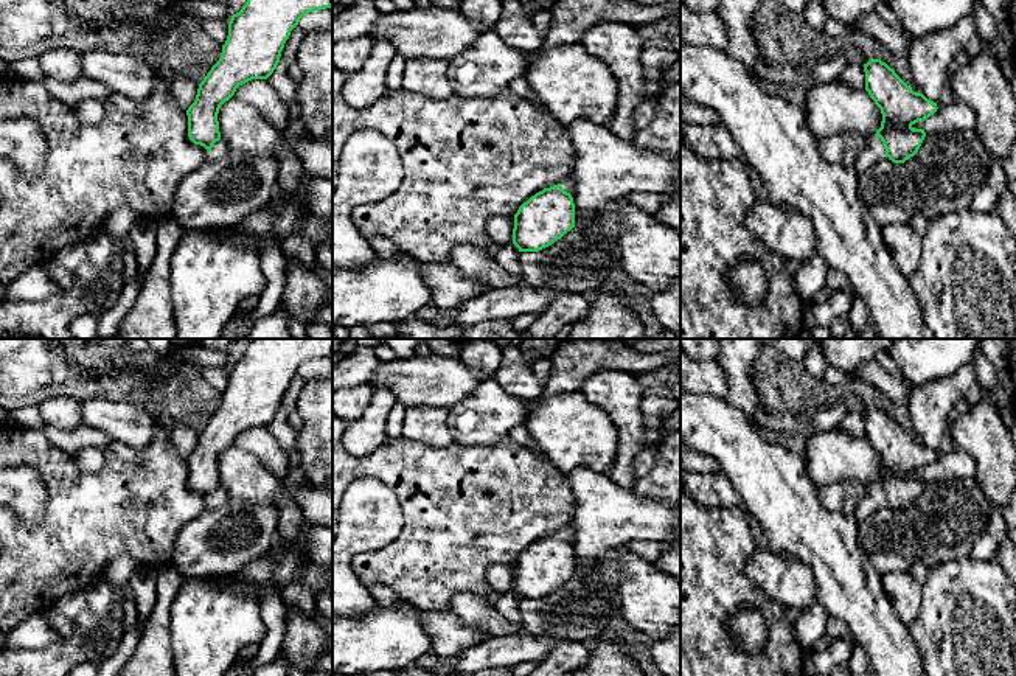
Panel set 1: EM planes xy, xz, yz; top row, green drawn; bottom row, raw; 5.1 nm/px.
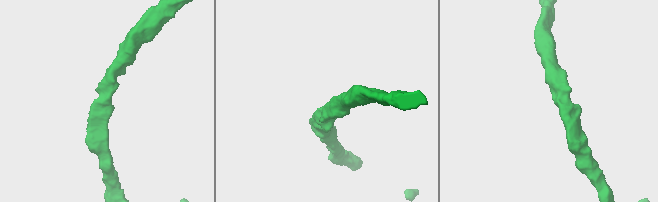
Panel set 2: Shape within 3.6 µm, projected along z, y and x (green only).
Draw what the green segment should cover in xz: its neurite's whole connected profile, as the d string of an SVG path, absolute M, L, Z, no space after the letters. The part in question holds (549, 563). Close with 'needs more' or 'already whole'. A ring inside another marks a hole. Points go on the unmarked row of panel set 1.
M573 530L561 531L531 544L514 563L513 592L519 600L539 600L575 575Z | needs more

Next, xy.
M253 339L242 357L231 364L221 406L199 432L196 448L186 458L188 485L208 499L208 508L219 508L230 500L219 480L221 454L235 443L239 434L252 427L267 427L273 421L291 379L304 362L331 354L332 339Z | needs more

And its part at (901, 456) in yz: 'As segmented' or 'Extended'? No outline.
Extended

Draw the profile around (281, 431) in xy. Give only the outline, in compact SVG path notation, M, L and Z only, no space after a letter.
M298 375L291 379L291 384L281 399L280 410L273 421L267 426L277 441L287 452L297 444L297 432L289 426L287 418L291 413L297 412L297 401L304 382L306 381Z

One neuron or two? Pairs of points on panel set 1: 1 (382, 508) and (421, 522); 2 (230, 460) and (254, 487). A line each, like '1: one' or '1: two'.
1: two
2: one

